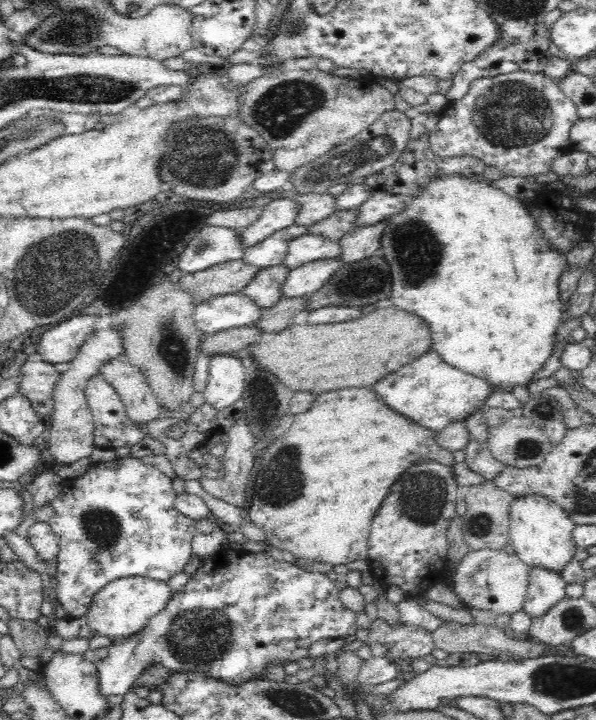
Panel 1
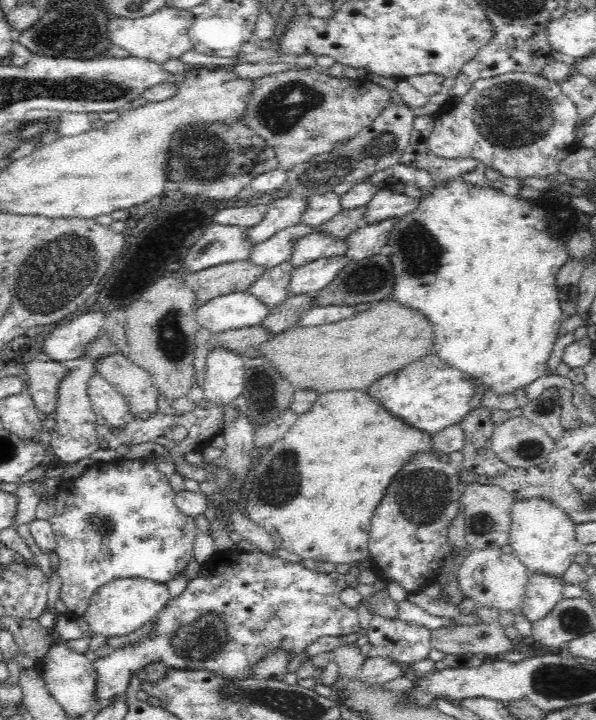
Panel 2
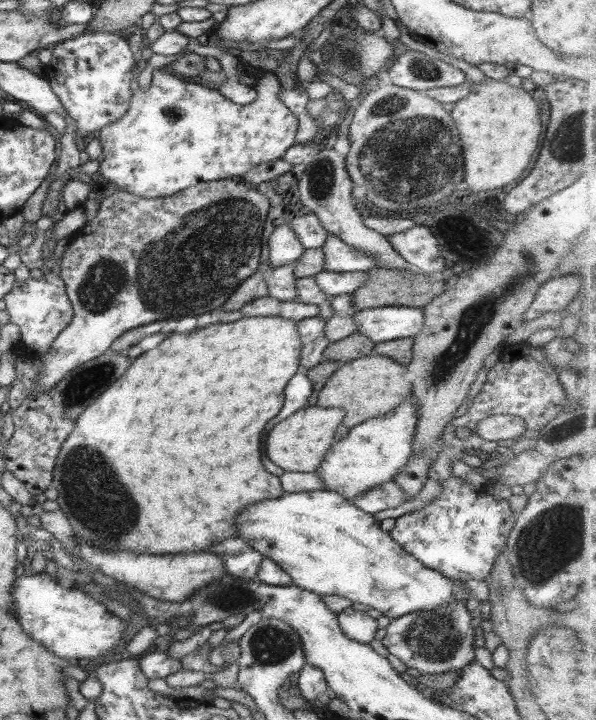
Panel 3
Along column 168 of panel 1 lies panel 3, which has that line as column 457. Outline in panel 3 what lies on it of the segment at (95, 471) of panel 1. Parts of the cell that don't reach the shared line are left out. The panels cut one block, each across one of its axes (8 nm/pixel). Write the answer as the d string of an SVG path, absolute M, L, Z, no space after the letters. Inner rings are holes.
M452 475L446 480L438 480L444 493L422 509L397 518L394 529L389 533L406 552L445 577L486 581L495 558L504 552L510 531L514 528L514 512L510 501L496 499L486 493L488 485L474 491L463 479Z

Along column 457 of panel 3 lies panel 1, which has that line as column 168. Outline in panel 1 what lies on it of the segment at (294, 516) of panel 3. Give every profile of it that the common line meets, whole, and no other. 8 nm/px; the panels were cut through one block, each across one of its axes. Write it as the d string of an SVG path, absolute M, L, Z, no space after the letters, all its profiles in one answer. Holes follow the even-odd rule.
M142 576L113 580L94 595L90 610L86 612L83 621L90 626L93 634L108 636L113 640L122 639L141 631L168 604L172 595L166 581Z

